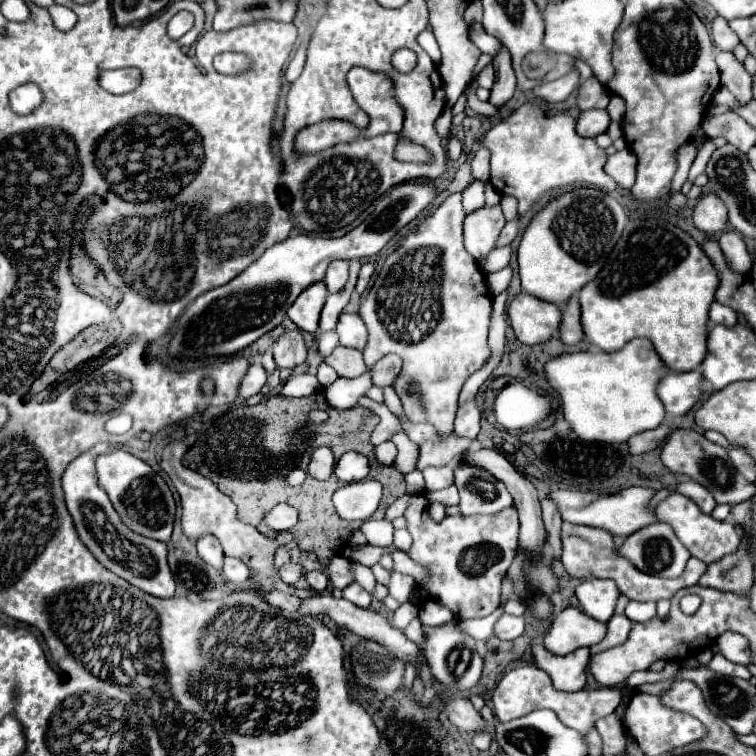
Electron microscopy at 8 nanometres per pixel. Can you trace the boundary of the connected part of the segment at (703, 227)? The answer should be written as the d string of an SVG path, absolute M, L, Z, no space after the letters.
M707 194L697 202L693 210L693 226L705 238L715 238L717 234L721 234L725 222L727 222L727 208L717 196Z

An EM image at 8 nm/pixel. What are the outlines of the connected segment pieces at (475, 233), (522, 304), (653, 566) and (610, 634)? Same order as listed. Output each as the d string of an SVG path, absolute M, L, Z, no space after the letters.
M483 206L481 210L475 210L473 214L465 216L463 222L463 238L465 238L465 250L481 265L483 258L493 250L497 236L501 228L505 226L505 218L501 214L501 206Z
M525 292L511 300L507 314L517 340L523 344L541 344L549 340L557 334L561 322L561 310L555 304Z
M665 522L645 526L643 530L637 530L635 534L631 534L623 542L623 546L619 548L619 554L625 556L641 572L651 574L651 576L659 576L659 578L677 578L683 572L685 562L691 556L687 552L687 548L679 542L679 538L673 534L673 528L669 524L665 524Z
M615 614L615 616L607 622L607 634L605 634L605 638L591 648L591 654L609 650L609 648L619 646L621 642L625 642L625 640L627 640L627 634L629 634L629 630L631 630L631 626L633 626L633 622L631 622L627 616Z

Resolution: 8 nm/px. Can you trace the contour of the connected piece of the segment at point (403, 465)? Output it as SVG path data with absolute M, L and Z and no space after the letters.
M401 428L397 434L393 434L391 440L393 440L393 442L397 444L397 448L399 448L399 454L397 454L393 466L397 466L397 470L401 470L403 474L409 474L409 472L415 470L415 466L417 466L419 446L409 440L409 436L405 434L403 428Z

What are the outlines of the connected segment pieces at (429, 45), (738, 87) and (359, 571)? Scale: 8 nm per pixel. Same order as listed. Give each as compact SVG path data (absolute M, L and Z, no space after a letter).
M425 28L425 30L417 36L417 42L419 42L419 46L433 58L433 62L439 64L439 60L441 60L441 52L439 52L437 40L433 38L433 32L431 32L429 28Z
M717 52L717 66L721 72L721 84L735 96L739 106L745 106L747 102L753 100L753 92L751 92L751 76L747 74L747 70L743 68L743 64L739 64L733 56L733 52Z
M351 562L351 570L353 570L353 578L357 584L361 584L365 590L369 590L373 594L373 586L375 586L375 576L371 572L371 568L363 566L363 564L357 564L357 562Z

